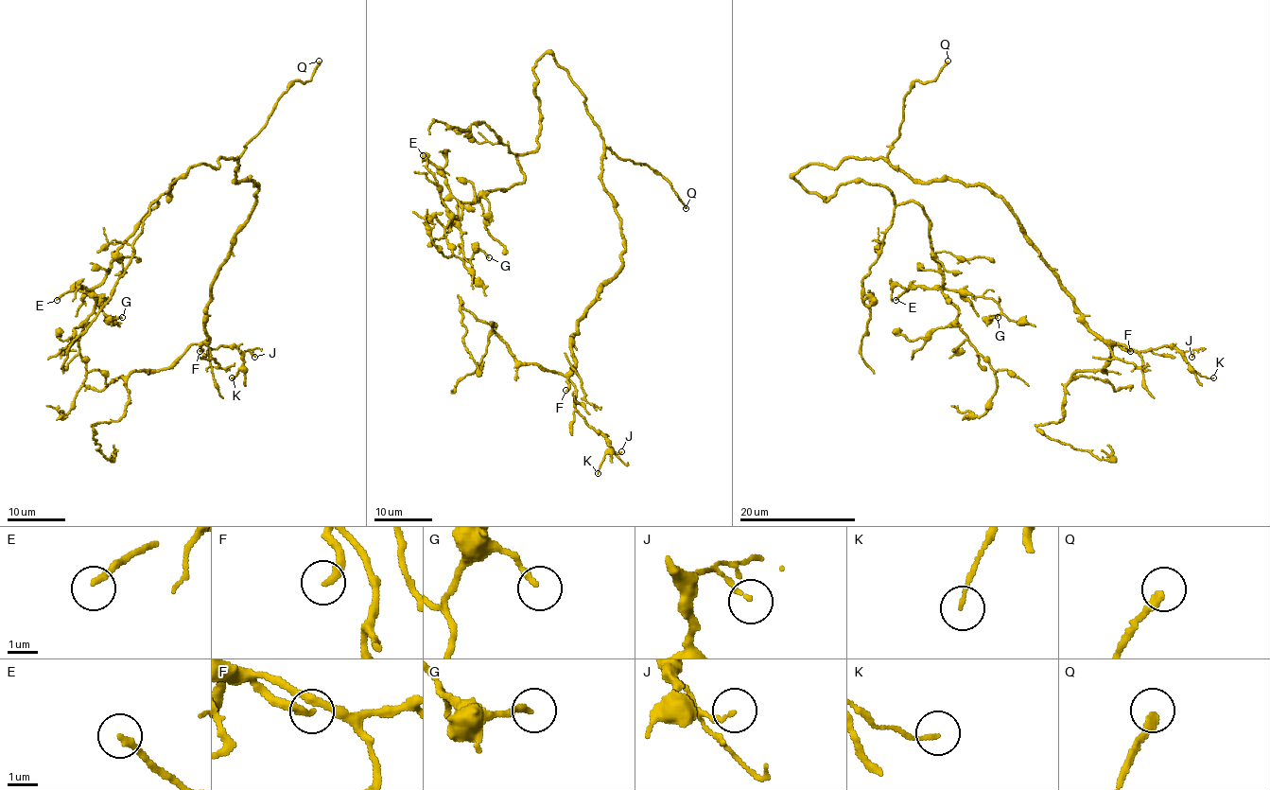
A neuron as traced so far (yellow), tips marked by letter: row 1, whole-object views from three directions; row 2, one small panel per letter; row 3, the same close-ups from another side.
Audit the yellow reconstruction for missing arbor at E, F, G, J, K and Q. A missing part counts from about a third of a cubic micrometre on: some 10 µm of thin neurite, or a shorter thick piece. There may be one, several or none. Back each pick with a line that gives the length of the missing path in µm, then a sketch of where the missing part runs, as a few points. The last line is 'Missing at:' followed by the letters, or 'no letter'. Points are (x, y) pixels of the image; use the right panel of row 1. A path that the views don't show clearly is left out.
E: about 10 µm are missing; missing branch runs (895, 300), (878, 313), (863, 313), (856, 322), (855, 330)
Q: about 90 µm are missing
Missing at: E, Q

